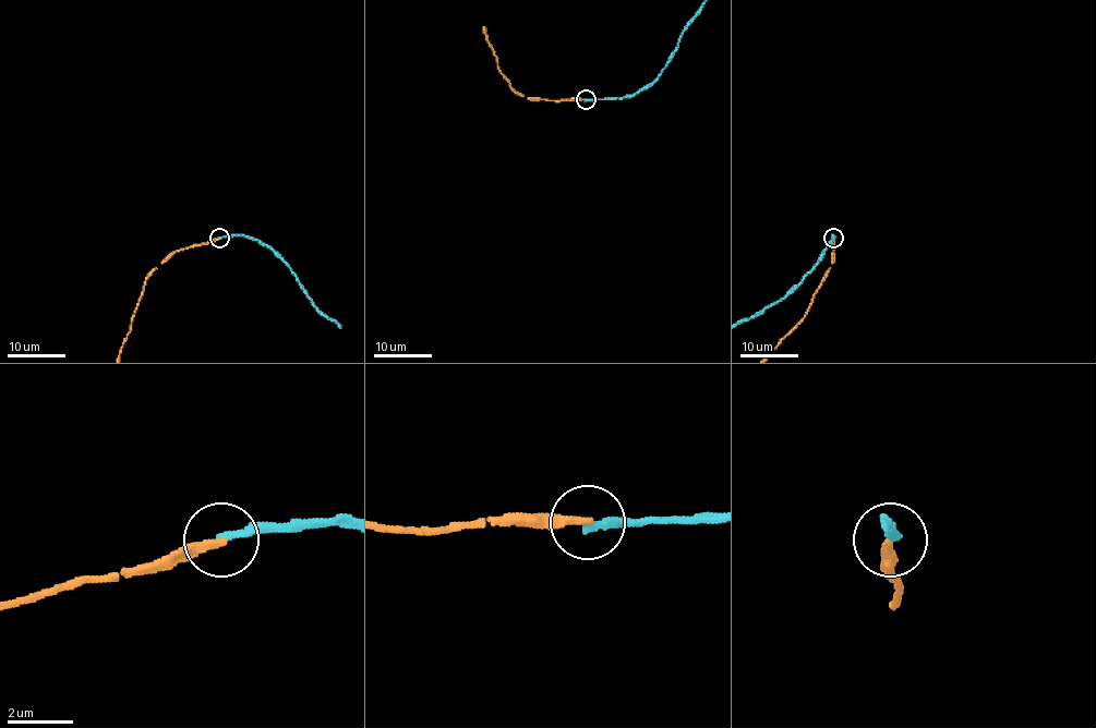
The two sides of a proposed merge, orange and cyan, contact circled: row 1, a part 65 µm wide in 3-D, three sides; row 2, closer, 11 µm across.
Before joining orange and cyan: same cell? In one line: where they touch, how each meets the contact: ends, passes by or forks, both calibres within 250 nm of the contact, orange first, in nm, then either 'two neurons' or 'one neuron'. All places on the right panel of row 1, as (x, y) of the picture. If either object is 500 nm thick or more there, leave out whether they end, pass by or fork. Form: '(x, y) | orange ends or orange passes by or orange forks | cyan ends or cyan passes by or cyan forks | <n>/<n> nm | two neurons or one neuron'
(833, 238) | orange ends | cyan ends | 280/240 nm | two neurons

